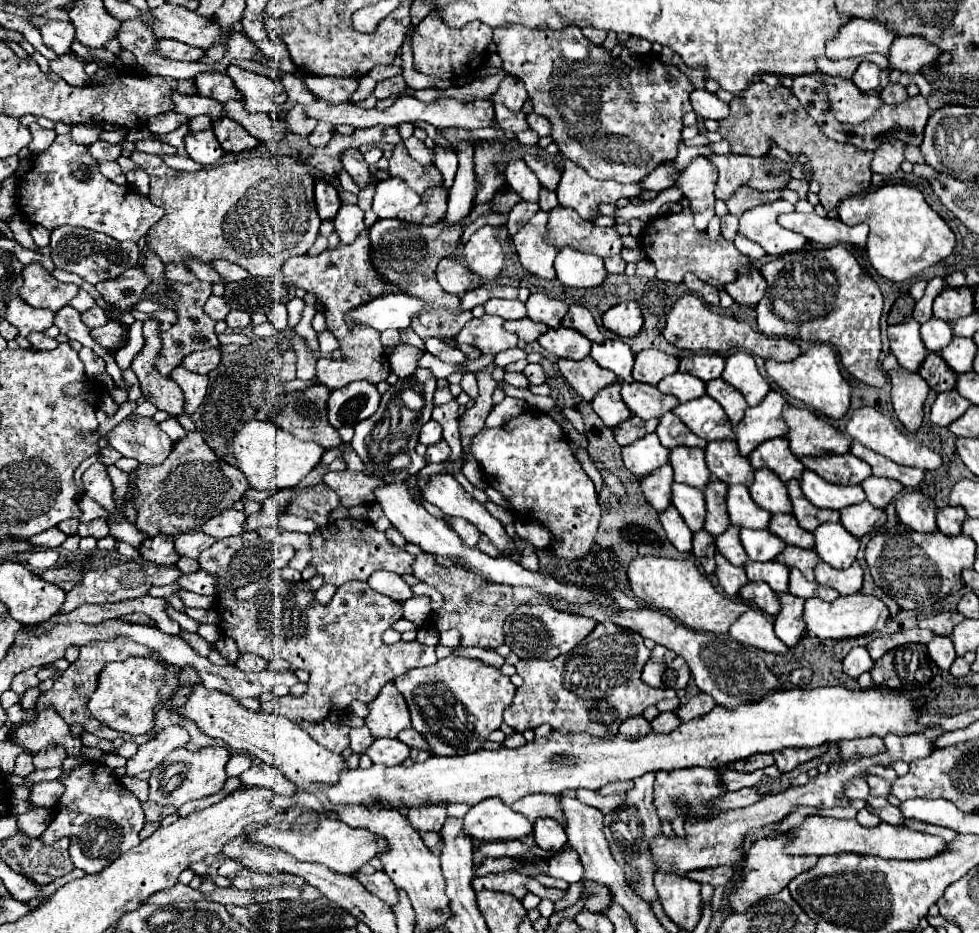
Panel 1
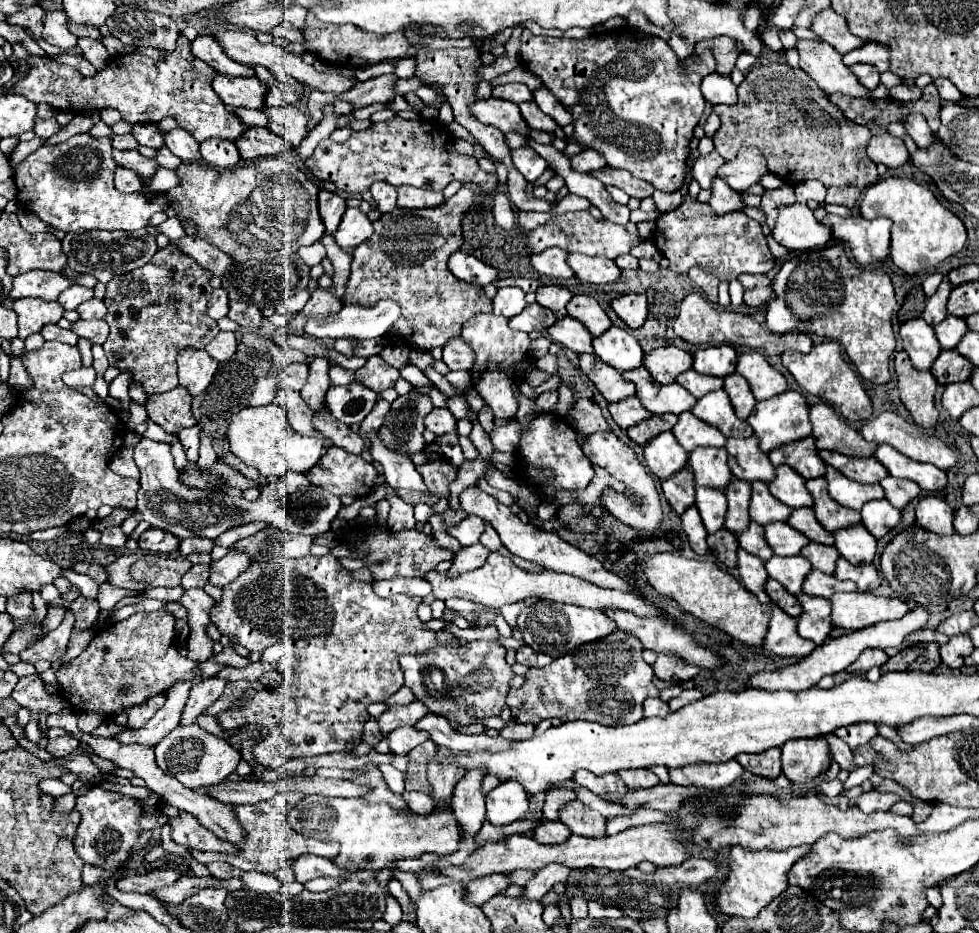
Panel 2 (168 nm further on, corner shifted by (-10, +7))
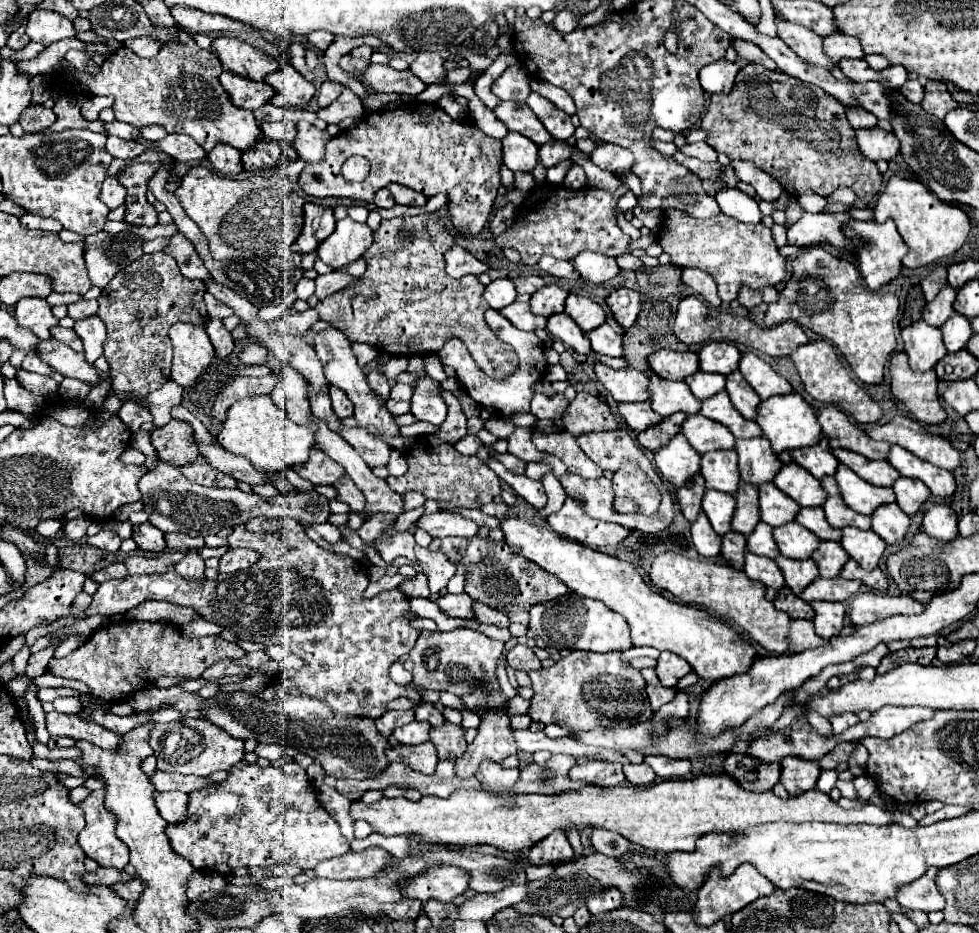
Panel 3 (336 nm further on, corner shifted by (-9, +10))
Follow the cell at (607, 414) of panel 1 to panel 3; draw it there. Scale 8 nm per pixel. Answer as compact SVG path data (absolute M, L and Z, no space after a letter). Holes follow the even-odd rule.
M650 401L618 403L618 415L636 433L642 429L648 429L650 425L656 425L660 421L660 415L650 409Z

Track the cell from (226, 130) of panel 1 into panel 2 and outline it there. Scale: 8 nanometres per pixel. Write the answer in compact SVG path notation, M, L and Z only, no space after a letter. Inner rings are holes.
M247 128L247 132L235 144L243 160L275 156L289 148L287 142L281 136L275 136L275 132L271 132L269 128Z

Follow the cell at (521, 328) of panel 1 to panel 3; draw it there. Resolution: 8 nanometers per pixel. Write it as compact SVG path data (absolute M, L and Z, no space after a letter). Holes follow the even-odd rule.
M514 301L512 305L504 307L500 311L512 325L516 325L522 331L536 331L536 329L544 329L546 327L546 317L542 315L534 315L530 311L528 303L518 303Z

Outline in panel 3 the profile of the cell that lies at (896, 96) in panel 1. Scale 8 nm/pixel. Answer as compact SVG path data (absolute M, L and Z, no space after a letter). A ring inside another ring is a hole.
M906 81L904 87L900 87L900 93L910 101L910 103L920 103L924 97L924 87L918 81Z

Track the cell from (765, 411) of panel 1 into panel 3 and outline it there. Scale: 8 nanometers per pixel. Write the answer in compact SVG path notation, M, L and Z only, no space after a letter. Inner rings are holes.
M788 393L788 395L776 395L758 405L758 417L756 423L762 427L764 437L770 441L774 453L782 453L786 449L794 447L806 447L806 445L816 445L820 441L820 429L814 411L810 405L804 401L802 395L798 393Z

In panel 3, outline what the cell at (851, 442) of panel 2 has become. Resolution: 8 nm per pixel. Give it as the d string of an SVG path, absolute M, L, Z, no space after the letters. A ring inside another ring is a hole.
M826 405L824 409L820 409L818 423L822 427L822 433L830 439L830 447L842 447L868 459L886 459L890 445L870 439L836 405Z

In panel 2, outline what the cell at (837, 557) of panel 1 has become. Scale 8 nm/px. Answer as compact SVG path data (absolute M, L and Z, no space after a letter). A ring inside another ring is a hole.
M851 526L833 532L835 536L835 548L843 558L847 558L851 564L869 564L875 558L877 552L877 540L871 536L865 526Z

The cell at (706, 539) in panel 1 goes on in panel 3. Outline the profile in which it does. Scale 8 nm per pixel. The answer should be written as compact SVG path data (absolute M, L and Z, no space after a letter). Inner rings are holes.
M728 531L726 535L722 535L722 551L720 551L720 555L734 569L742 569L744 553L746 553L746 537L744 535L740 535L736 531Z

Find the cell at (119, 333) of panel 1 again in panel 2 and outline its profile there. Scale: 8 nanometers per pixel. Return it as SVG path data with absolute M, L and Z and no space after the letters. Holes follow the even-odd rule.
M77 320L73 322L71 330L79 338L87 338L91 344L103 344L109 334L109 326L105 320Z

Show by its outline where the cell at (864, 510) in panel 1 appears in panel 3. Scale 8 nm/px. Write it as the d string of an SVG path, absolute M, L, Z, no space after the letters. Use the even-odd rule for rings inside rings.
M896 503L880 505L872 513L872 531L876 531L888 545L902 541L908 527L910 527L910 517Z

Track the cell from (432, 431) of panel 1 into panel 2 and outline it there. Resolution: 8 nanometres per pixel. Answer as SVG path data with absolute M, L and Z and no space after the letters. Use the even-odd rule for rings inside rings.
M433 408L425 416L425 428L435 432L437 436L455 430L455 426L457 426L457 420L455 420L455 416L447 408Z

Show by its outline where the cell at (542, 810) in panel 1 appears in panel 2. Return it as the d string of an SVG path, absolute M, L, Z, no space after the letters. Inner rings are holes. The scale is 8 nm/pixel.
M571 800L559 814L559 820L563 824L569 826L569 830L577 836L587 836L587 838L599 838L599 836L607 836L605 832L605 824L607 820L591 810L589 806L581 804L579 800Z

